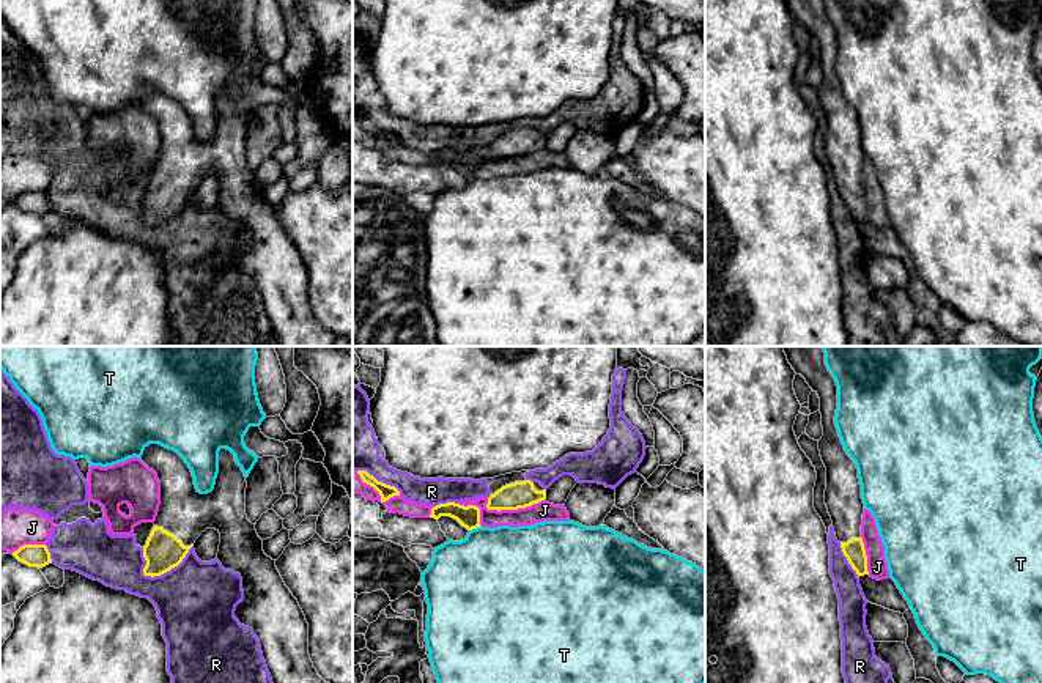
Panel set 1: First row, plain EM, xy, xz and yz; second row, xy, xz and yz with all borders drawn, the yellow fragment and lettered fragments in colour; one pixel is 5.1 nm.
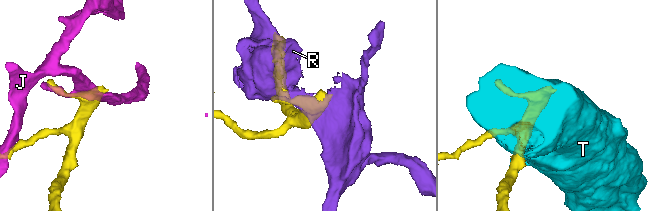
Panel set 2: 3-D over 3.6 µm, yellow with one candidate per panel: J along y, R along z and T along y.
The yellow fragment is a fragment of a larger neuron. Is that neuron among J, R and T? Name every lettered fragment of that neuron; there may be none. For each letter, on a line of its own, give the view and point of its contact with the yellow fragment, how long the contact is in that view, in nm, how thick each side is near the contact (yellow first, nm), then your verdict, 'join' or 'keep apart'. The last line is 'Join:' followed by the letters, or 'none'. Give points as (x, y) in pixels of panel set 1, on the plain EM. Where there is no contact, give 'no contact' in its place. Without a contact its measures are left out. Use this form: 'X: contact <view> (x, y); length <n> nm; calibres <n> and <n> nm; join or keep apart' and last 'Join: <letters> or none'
J: contact xz (513, 156); length 300 nm; calibres 140 and 100 nm; keep apart
R: contact xy (169, 217); length 300 nm; calibres 190 and 420 nm; keep apart
T: contact xz (474, 175); length 70 nm; calibres 110 and 460 nm; keep apart
Join: none

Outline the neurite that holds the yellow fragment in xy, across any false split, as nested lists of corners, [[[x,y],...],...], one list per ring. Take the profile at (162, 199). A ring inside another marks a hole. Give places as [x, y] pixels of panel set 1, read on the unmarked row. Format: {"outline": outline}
{"outline": [[[150,91],[143,98],[142,109],[157,121],[161,129],[159,159],[143,194],[143,205],[146,208],[143,222],[154,225],[178,214],[200,181],[206,176],[216,176],[220,181],[217,208],[225,217],[239,220],[242,225],[244,247],[236,253],[235,264],[241,272],[252,275],[258,285],[279,343],[282,346],[334,346],[335,337],[318,323],[310,307],[305,263],[297,247],[285,233],[275,208],[264,201],[263,187],[258,184],[255,172],[247,167],[247,129],[235,109],[235,102],[227,96],[220,96],[219,121],[214,137],[208,142],[200,142],[195,137],[190,116],[173,98],[159,91]]]}

